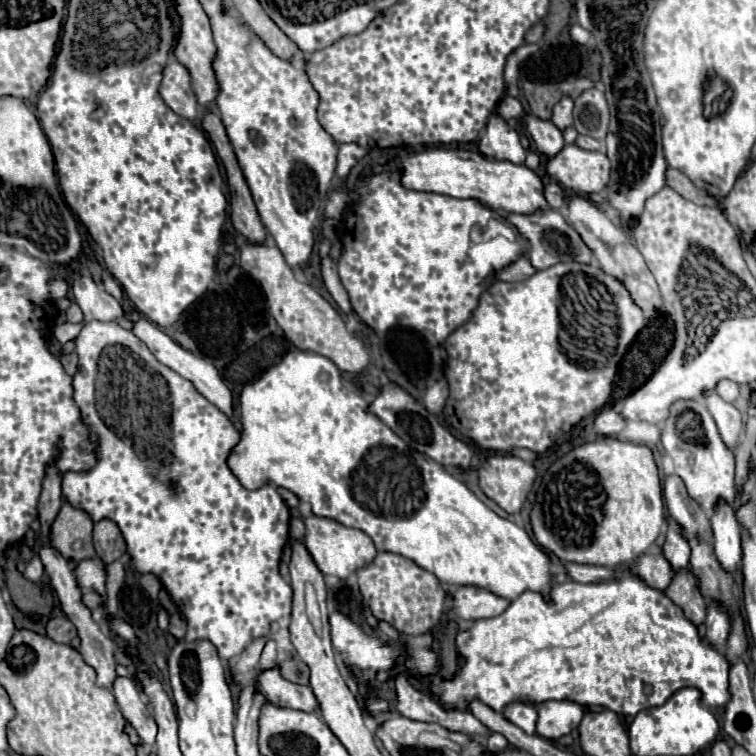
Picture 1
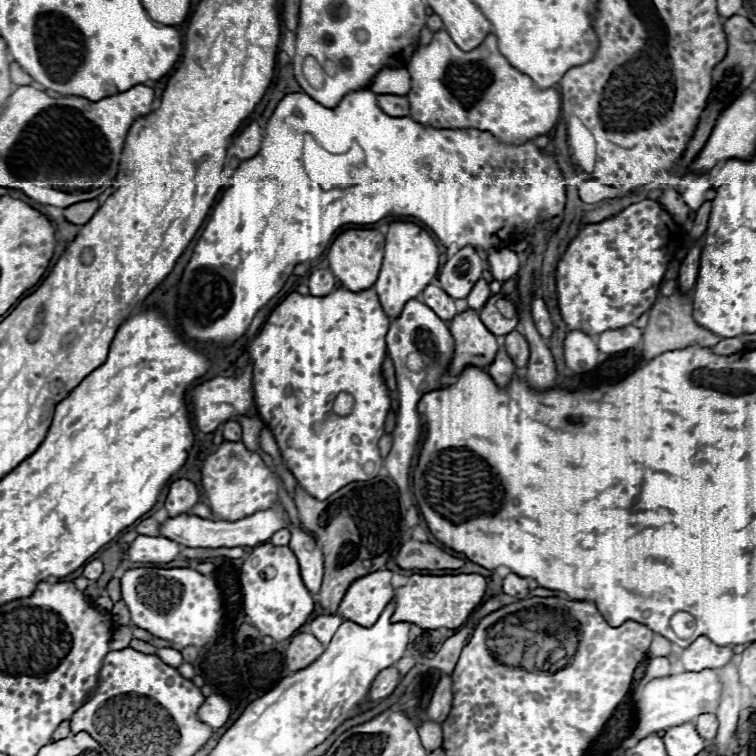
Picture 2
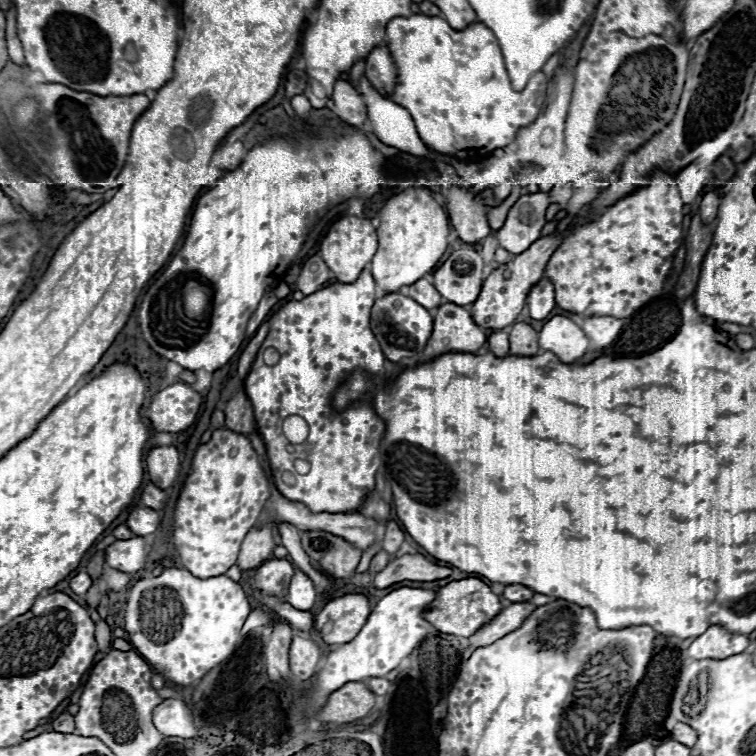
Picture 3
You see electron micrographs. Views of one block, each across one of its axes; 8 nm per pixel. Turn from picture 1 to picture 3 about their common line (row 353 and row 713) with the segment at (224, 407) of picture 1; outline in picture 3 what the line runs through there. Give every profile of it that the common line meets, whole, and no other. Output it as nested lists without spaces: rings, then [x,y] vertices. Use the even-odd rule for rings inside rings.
[[[166,698],[152,710],[152,722],[162,736],[192,738],[198,728],[194,724],[194,714],[188,704],[178,698]]]

